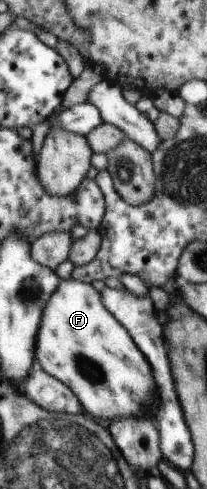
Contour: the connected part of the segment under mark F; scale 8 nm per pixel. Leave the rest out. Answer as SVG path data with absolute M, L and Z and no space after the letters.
M74 278L62 280L54 291L48 305L42 309L41 330L37 339L37 366L48 375L56 377L76 395L81 408L97 421L107 424L112 419L138 415L146 407L154 407L154 379L146 357L134 345L128 331L116 321L104 304L102 294L89 283Z

